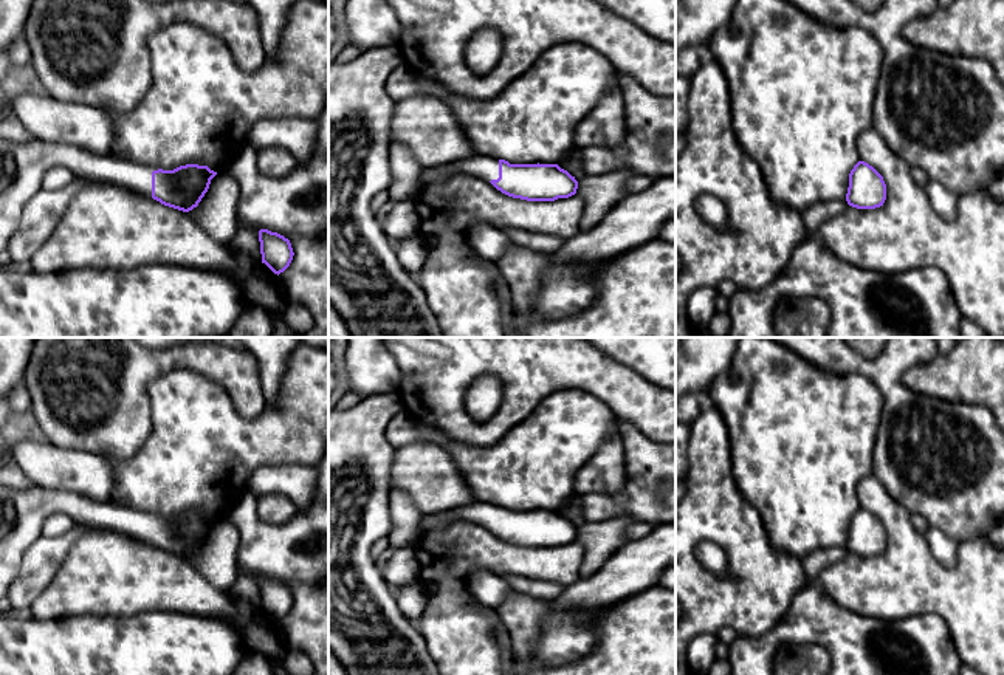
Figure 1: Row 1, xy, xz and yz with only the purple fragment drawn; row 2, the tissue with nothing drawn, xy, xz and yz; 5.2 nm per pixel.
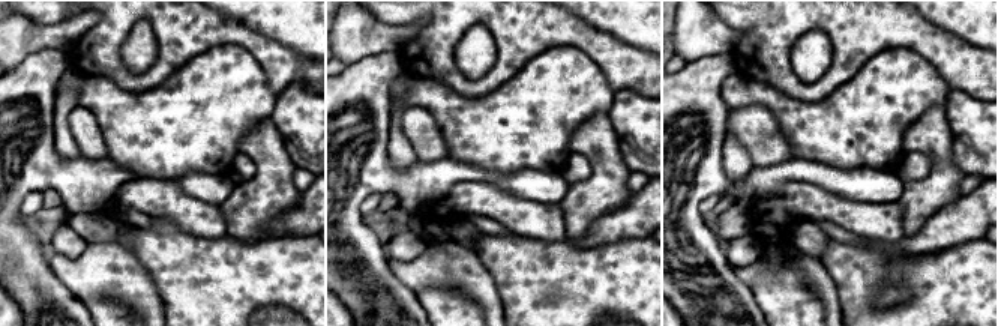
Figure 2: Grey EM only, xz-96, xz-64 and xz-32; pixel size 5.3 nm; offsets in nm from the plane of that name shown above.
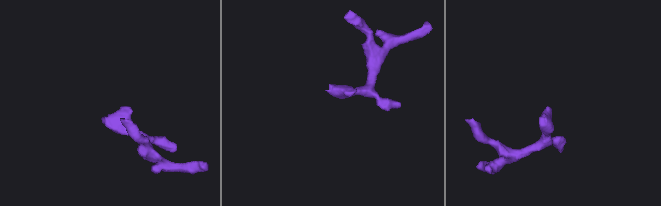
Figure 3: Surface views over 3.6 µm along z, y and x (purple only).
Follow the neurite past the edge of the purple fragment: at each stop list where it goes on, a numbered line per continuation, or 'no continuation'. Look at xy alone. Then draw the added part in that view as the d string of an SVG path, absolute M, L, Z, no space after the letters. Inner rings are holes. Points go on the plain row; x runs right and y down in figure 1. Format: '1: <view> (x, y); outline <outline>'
1: xy (22, 511); outline M36 485L26 489L0 486L0 599L8 594L8 588L20 570L25 551L42 536L45 520L57 512L67 514L74 523L99 529L116 529L146 543L152 543L152 519L158 517L156 512L138 511L113 499L88 499L68 489Z

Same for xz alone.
1: xz (485, 514); outline M473 502L471 505L451 508L442 512L425 514L421 517L414 545L426 533L440 529L454 520L465 520L465 522L482 525L485 528L497 526L499 525L499 506L483 503L483 502Z

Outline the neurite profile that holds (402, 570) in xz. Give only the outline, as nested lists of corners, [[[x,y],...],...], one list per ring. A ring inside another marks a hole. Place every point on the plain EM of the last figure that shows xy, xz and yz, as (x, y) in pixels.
[[[414,547],[398,548],[394,556],[381,564],[383,577],[394,591],[420,581],[420,565]]]

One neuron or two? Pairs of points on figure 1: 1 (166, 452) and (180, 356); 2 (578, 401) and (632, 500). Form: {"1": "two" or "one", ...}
{"1": "two", "2": "two"}

